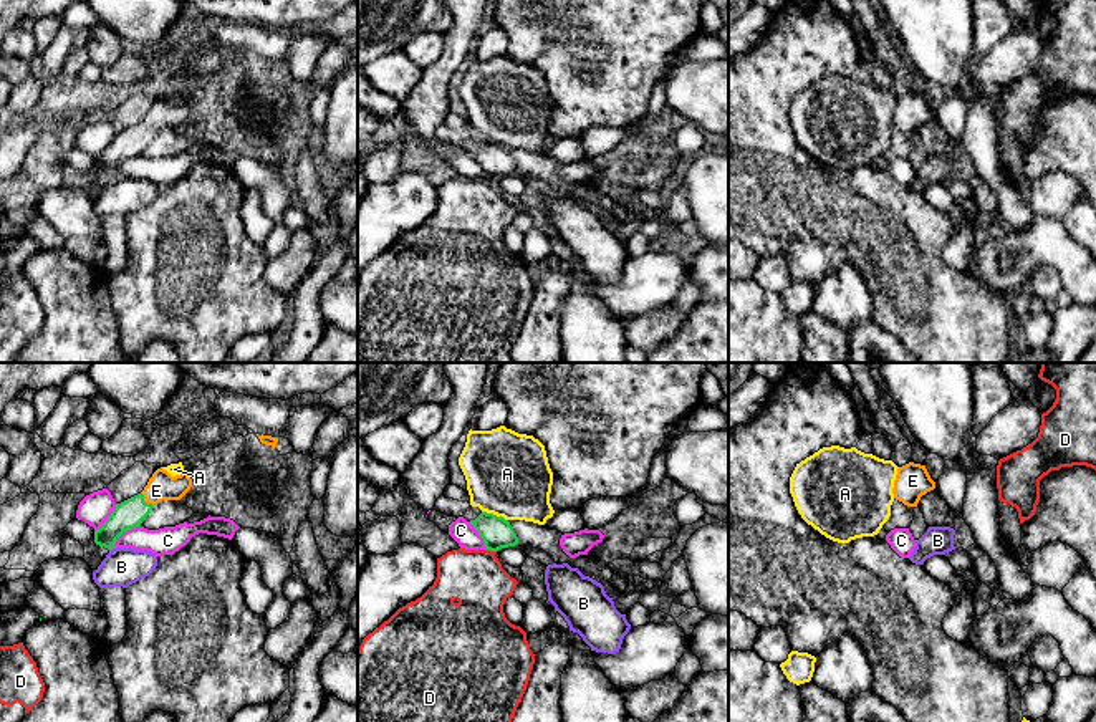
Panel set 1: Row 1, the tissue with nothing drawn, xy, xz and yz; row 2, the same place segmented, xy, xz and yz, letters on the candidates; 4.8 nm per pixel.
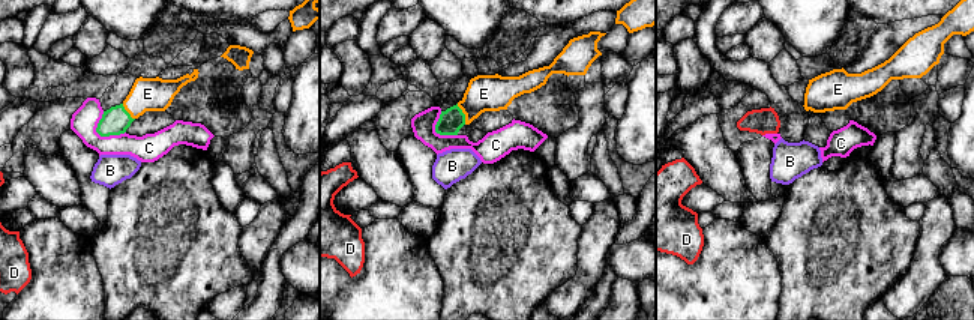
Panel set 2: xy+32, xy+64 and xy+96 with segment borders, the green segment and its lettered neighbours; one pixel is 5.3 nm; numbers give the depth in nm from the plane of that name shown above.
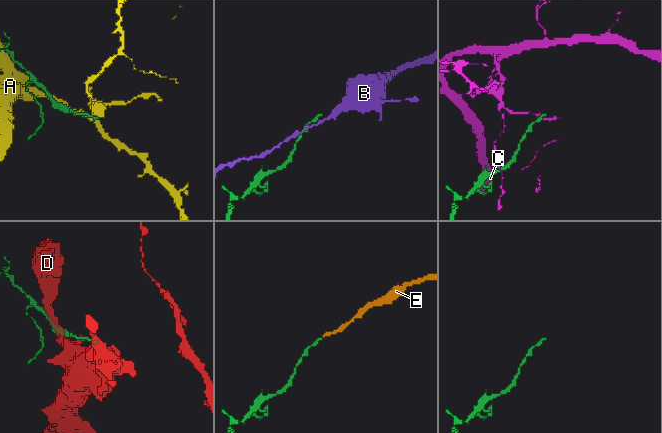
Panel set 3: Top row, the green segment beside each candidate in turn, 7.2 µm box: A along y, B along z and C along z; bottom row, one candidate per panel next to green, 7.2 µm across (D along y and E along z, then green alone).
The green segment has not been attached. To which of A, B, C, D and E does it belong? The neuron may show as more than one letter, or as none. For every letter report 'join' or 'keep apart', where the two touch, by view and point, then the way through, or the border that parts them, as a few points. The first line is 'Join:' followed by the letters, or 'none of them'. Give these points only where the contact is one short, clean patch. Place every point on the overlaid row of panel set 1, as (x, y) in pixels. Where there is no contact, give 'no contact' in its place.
Join: E
A: keep apart; contact xz (495, 515)
B: keep apart; contact xy (111, 548)
C: keep apart; contact xy (124, 530); border xy (139, 525), (126, 530), (115, 547)
D: keep apart; contact xz (490, 550)
E: join; contact xy (143, 500); way xy (131, 512), (143, 500), (161, 486)

